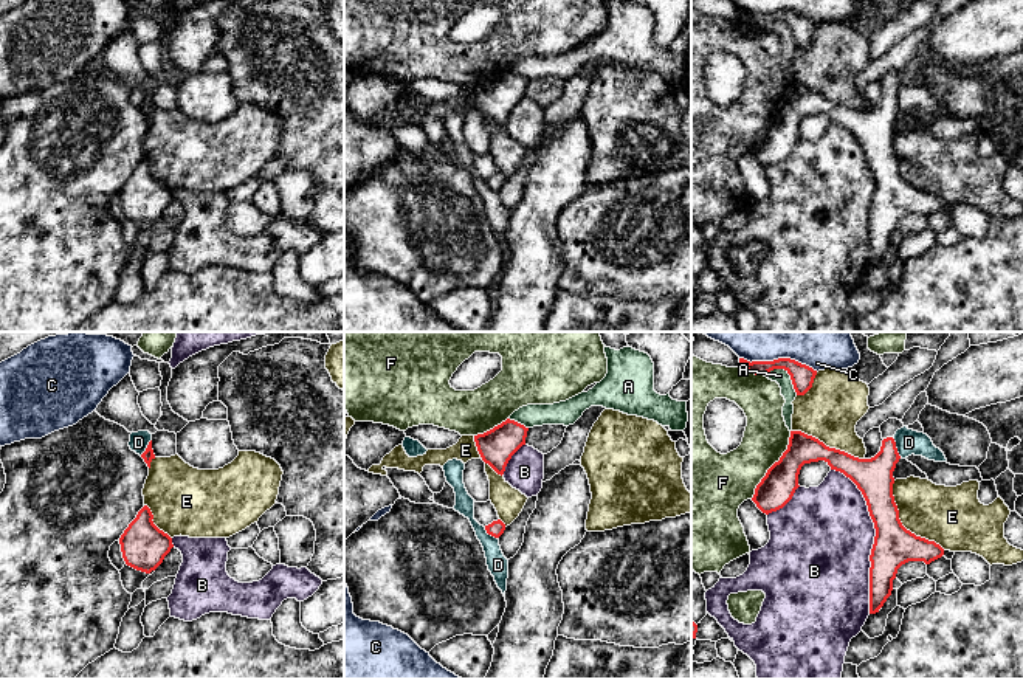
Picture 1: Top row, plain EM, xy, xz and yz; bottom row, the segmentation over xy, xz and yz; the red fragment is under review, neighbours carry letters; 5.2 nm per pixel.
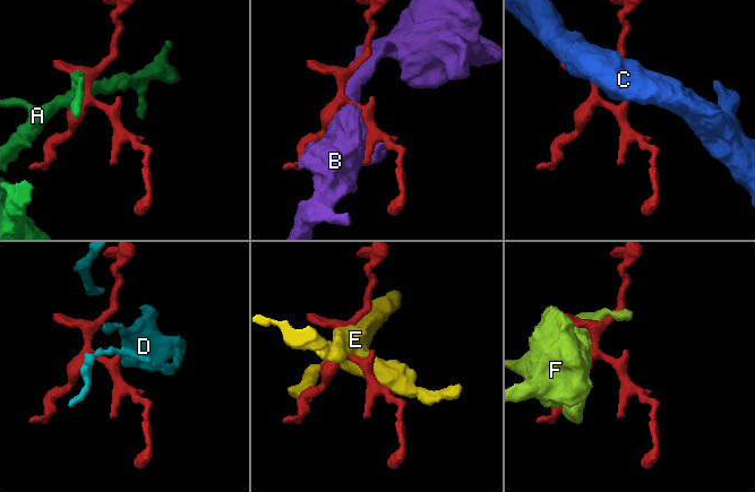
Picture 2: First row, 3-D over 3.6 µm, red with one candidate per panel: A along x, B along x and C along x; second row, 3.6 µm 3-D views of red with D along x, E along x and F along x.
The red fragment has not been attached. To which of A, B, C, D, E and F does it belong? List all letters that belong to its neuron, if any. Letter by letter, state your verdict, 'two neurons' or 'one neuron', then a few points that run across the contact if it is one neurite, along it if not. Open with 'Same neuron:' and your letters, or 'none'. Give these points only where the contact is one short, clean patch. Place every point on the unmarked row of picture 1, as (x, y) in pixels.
Same neuron: none
A: two neurons
B: two neurons
C: two neurons
D: two neurons | yz (892, 90), (901, 109)
E: two neurons
F: two neurons

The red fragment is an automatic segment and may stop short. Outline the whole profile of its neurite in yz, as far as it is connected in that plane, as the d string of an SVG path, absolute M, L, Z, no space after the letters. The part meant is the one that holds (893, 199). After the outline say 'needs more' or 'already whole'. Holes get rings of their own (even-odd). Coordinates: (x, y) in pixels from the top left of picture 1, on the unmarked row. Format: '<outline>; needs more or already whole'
M888 71L879 81L882 99L871 112L854 110L801 84L790 84L787 102L767 122L752 150L766 167L783 161L800 140L801 119L811 115L825 113L831 122L849 130L862 144L876 181L870 208L870 267L879 265L891 248L893 233L902 217L908 214L930 217L944 208L939 197L916 189L899 172L893 149L893 124L901 109L893 90L897 82L904 81L904 76Z; needs more

